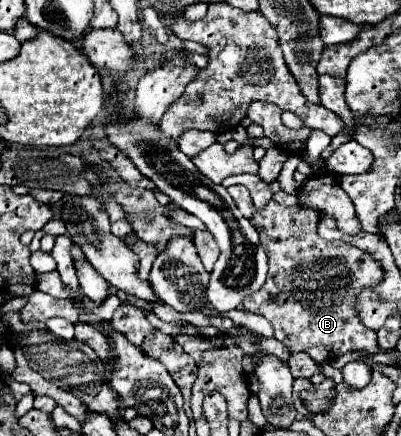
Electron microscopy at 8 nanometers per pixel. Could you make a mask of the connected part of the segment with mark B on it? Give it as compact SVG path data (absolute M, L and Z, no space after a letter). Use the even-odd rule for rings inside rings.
M269 201L263 209L255 211L251 223L257 229L261 245L265 247L265 253L269 257L269 277L265 285L257 293L253 293L253 297L261 297L261 303L247 301L247 305L257 305L257 313L269 313L269 323L275 331L275 339L285 343L291 353L305 351L315 361L329 361L331 357L339 357L359 349L369 353L383 353L383 349L377 345L377 333L361 323L355 307L355 299L359 297L359 293L363 289L377 287L385 277L385 271L377 259L343 241L321 239L315 231L315 225L309 225L309 209L297 209L297 205L285 207Z

